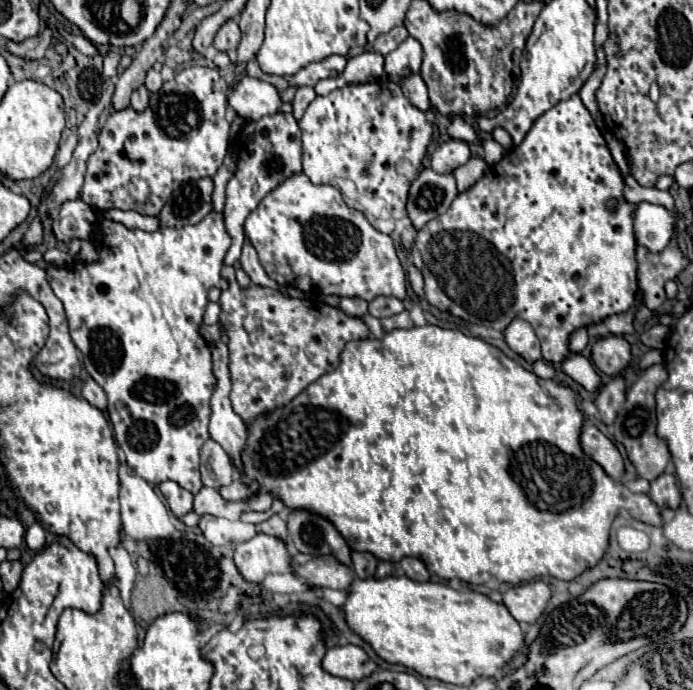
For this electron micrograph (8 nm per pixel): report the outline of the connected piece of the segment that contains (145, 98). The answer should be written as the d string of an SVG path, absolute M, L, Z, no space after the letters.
M143 85L141 89L137 89L137 93L133 93L133 97L131 97L131 107L133 107L137 113L141 113L141 111L147 109L147 105L149 105L149 91L147 91L145 85Z

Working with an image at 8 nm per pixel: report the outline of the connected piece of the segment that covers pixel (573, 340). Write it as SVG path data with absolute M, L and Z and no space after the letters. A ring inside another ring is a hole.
M581 327L581 329L571 333L571 337L569 337L569 349L575 351L575 353L581 353L585 349L585 345L587 345L587 329Z

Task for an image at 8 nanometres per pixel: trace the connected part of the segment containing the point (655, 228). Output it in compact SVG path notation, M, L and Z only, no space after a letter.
M643 201L643 203L635 205L633 227L635 227L637 243L659 253L669 245L669 241L673 237L675 215L669 213L661 205Z

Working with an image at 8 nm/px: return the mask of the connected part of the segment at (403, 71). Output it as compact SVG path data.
M407 37L395 51L385 55L385 73L387 73L387 77L393 83L399 83L403 77L407 77L411 73L419 73L421 55L423 55L421 45L413 37Z

